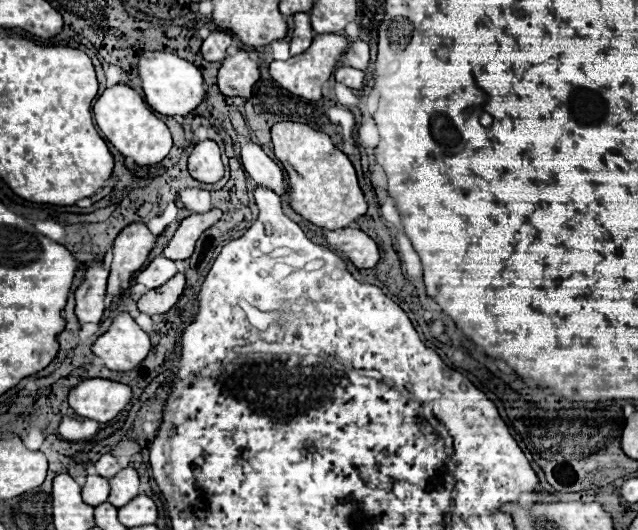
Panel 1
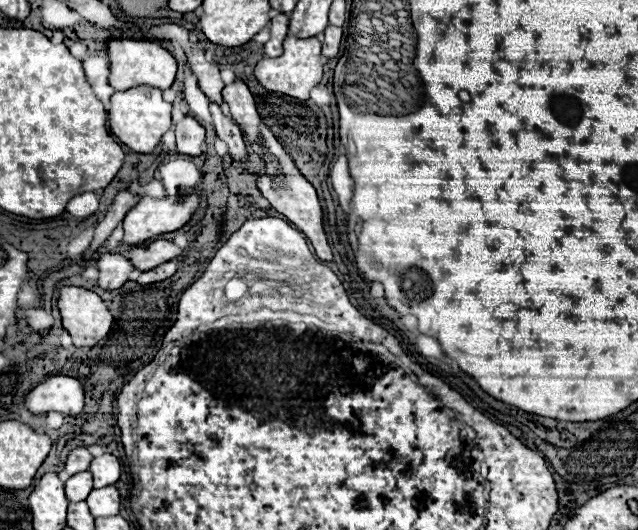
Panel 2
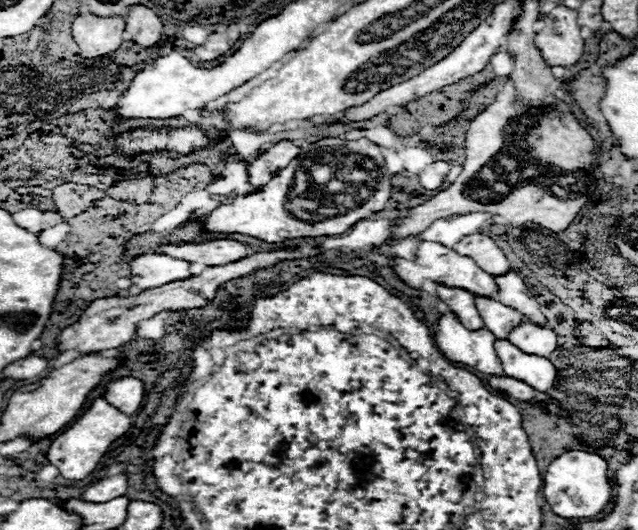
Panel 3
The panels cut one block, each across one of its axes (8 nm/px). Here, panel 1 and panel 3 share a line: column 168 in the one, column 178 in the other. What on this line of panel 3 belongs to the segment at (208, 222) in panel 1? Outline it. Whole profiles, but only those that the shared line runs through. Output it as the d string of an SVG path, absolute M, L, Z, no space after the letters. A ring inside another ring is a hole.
M206 238L200 242L176 242L176 244L162 244L158 252L180 258L186 262L200 262L204 266L220 266L228 262L236 262L246 256L246 248L236 240L216 240Z

